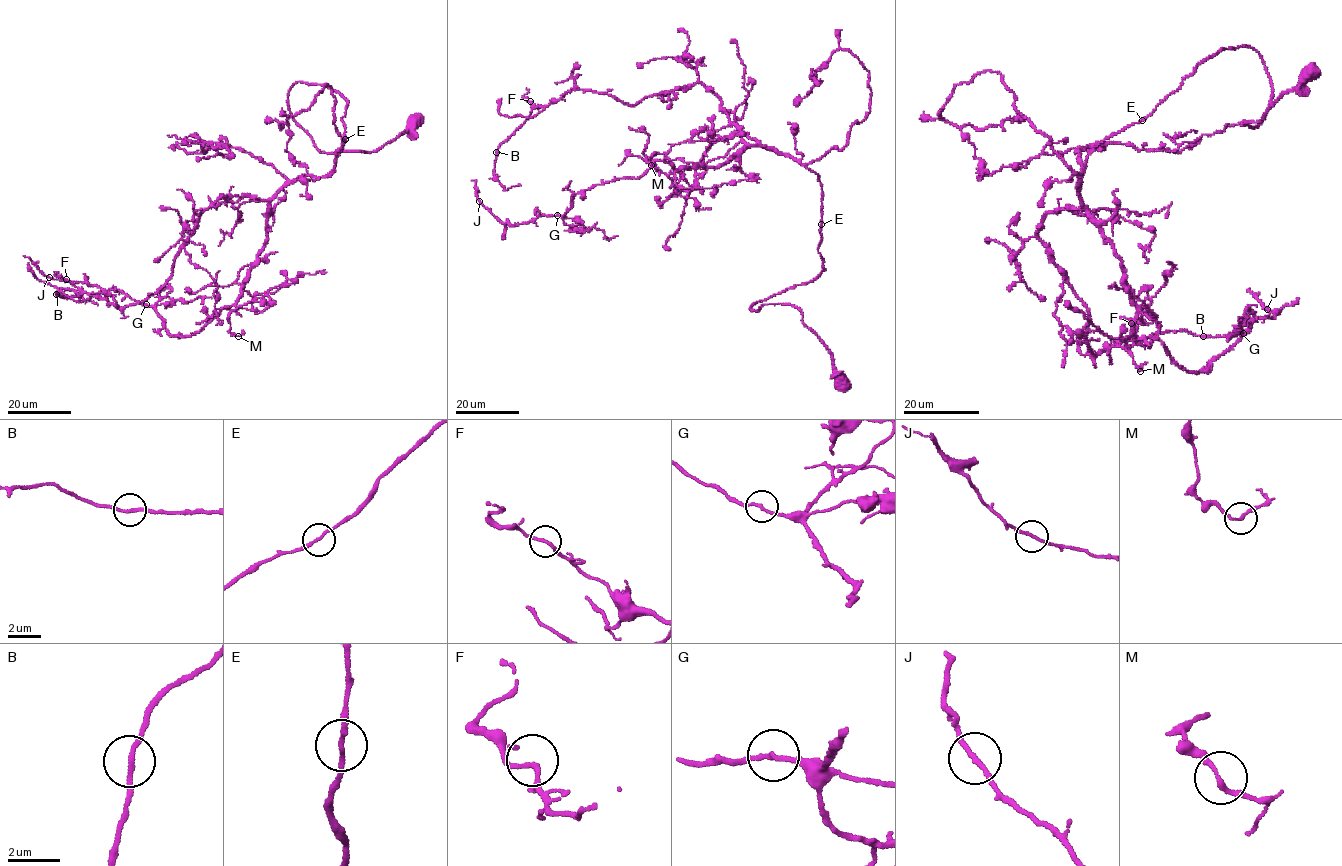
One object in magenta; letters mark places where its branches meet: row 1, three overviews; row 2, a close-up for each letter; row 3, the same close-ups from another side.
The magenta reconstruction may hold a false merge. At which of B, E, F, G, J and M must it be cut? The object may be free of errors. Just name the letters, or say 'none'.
none

